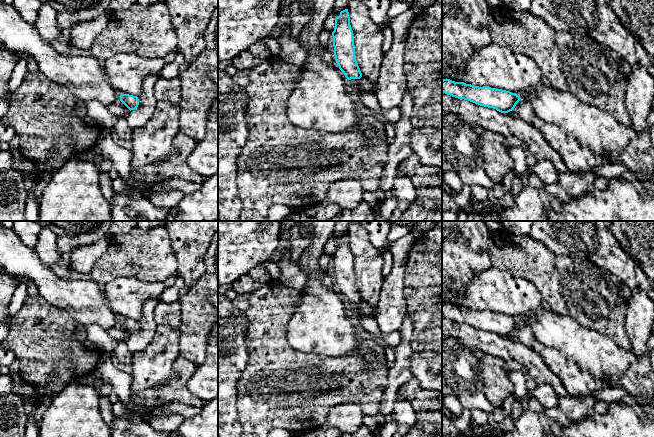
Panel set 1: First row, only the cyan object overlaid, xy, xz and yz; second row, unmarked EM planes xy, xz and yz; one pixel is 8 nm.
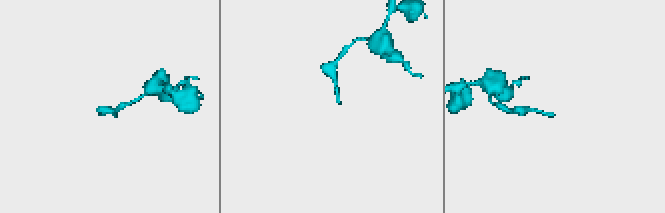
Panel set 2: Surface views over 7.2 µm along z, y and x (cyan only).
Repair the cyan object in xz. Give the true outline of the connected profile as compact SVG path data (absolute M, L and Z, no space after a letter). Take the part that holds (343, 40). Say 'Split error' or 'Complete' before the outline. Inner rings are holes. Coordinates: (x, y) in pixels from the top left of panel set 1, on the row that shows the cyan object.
Split error. M348 9L340 12L335 18L335 28L332 32L334 56L339 69L348 80L358 79L360 87L365 91L377 90L376 81L369 80L362 76L355 55L355 45L353 31L350 25Z

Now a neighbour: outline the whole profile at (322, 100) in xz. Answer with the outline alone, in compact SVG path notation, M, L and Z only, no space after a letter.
M313 0L313 16L297 37L306 51L301 78L288 98L287 115L299 128L342 133L358 125L356 101L343 72L323 58L327 47L319 43L324 20L333 14L335 0Z

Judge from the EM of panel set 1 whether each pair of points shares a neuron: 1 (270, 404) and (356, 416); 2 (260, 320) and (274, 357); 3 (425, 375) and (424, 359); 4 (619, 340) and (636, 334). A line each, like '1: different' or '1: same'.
1: different
2: same
3: same
4: different

